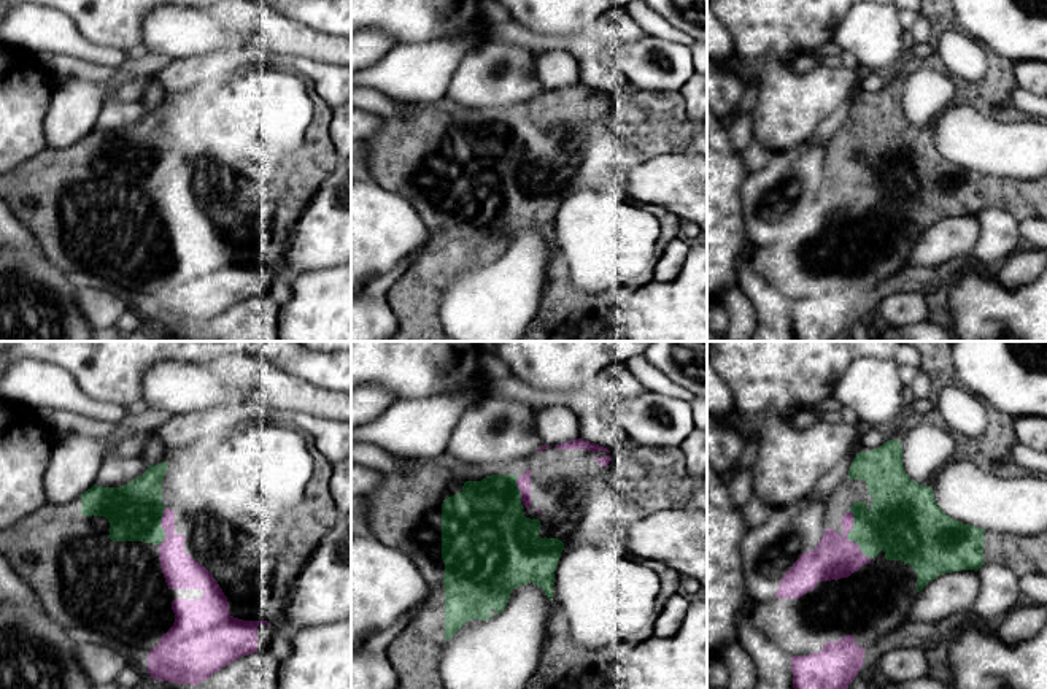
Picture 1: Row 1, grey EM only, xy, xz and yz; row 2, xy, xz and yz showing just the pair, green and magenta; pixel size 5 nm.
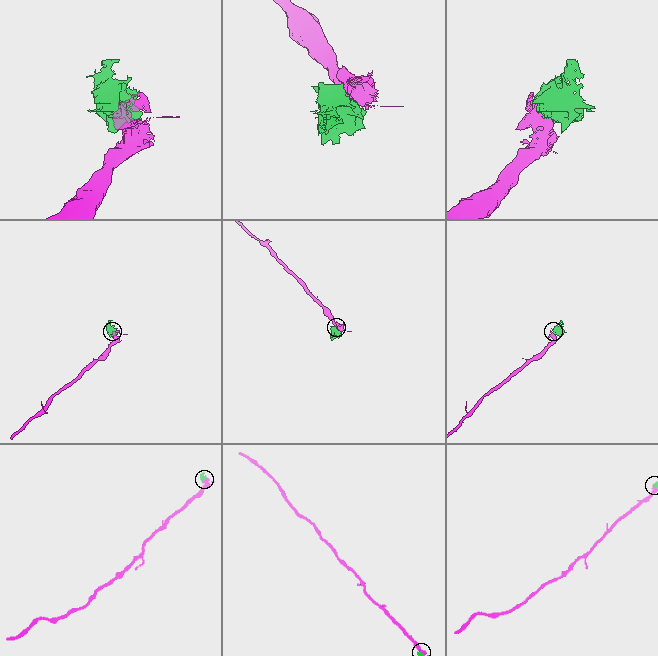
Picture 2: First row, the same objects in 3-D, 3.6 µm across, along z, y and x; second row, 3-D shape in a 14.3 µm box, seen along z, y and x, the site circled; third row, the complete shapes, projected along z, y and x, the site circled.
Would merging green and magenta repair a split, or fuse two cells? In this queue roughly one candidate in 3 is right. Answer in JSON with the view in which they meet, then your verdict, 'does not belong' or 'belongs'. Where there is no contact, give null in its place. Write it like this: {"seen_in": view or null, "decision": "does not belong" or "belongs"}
{"seen_in": "yz", "decision": "does not belong"}

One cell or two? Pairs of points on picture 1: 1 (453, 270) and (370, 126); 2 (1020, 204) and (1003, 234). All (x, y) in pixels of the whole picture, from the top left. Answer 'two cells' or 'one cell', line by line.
1: two cells
2: two cells

